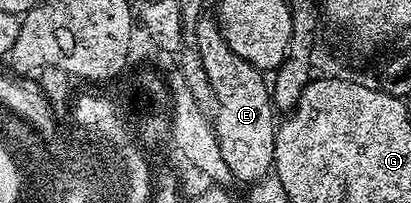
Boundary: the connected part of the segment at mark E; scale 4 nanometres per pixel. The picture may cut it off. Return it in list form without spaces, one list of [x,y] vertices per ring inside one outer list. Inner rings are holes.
[[[201,16],[198,20],[198,47],[202,65],[216,93],[219,109],[214,115],[214,129],[218,148],[222,148],[222,160],[226,160],[226,168],[230,168],[237,183],[251,184],[269,177],[276,160],[278,118],[275,118],[277,115],[265,75],[242,60],[234,48],[230,48],[215,17]]]

